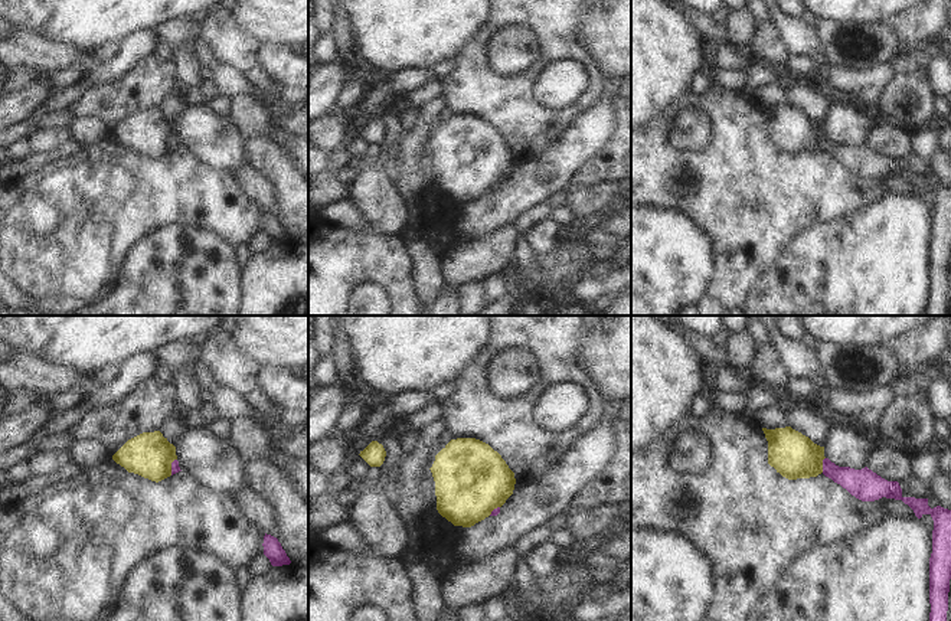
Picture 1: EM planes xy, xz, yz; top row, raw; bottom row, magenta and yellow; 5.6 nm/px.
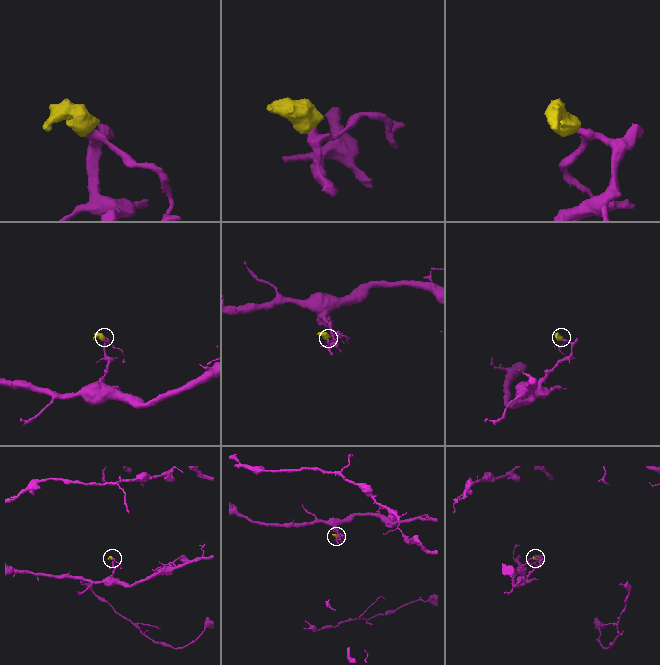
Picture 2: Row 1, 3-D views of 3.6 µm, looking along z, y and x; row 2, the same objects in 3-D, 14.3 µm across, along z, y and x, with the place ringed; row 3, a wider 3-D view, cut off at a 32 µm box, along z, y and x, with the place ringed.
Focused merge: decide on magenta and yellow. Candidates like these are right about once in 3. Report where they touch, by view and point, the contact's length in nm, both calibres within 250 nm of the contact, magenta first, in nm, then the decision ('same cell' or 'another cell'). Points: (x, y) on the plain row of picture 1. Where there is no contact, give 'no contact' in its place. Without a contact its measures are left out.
contact yz (823, 141); length 90 nm; calibres 160 and 260 nm; another cell

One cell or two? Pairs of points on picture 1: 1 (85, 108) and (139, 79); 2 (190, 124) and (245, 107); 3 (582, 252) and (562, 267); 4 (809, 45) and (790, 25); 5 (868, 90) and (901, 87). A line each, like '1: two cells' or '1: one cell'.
1: one cell
2: two cells
3: one cell
4: one cell
5: two cells

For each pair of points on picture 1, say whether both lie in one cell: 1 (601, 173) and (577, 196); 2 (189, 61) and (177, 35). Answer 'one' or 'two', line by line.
1: two
2: two

